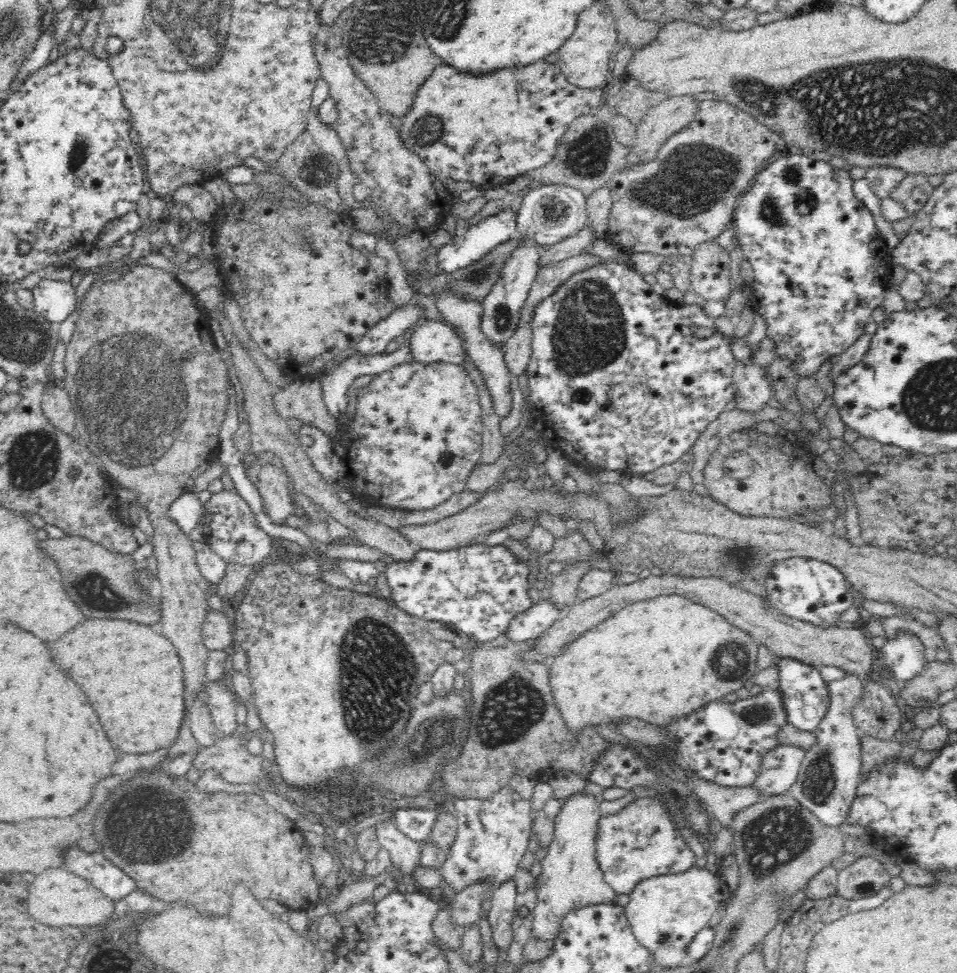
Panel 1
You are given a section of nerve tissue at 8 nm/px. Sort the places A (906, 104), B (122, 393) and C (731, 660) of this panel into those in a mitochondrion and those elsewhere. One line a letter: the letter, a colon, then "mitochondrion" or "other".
A: mitochondrion
B: mitochondrion
C: mitochondrion

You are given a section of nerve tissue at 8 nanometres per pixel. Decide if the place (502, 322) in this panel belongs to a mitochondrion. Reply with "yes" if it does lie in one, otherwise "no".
yes

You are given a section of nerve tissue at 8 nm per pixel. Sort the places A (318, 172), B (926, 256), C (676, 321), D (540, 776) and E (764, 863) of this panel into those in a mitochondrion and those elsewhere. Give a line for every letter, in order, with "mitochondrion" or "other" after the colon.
A: mitochondrion
B: other
C: other
D: other
E: mitochondrion

